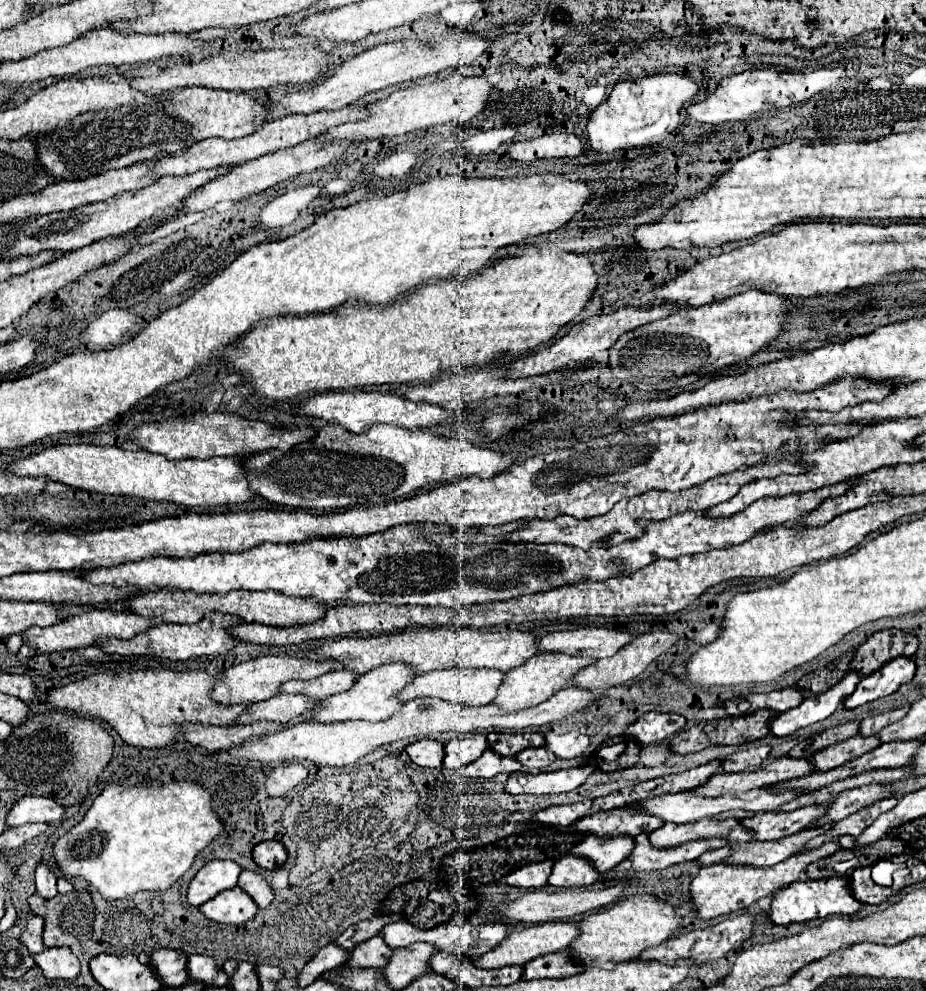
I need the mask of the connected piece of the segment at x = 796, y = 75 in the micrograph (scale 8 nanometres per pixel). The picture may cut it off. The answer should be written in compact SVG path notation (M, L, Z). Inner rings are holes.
M771 68L769 70L747 70L747 72L733 74L733 76L725 78L719 84L719 90L715 90L703 102L689 106L687 112L697 122L707 122L713 126L719 126L725 122L741 122L741 120L751 118L753 114L767 114L767 112L777 110L777 108L805 102L811 96L815 96L817 92L835 84L835 80L839 80L837 68L827 68L827 70L819 68L819 70L807 72L807 74L803 74L803 72L781 72L781 70L771 70ZM825 72L827 72L827 80L825 80Z

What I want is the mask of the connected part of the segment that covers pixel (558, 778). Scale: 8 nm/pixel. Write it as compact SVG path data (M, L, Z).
M577 766L567 770L555 770L555 772L513 772L509 774L509 780L505 782L505 790L509 794L559 794L559 792L573 792L579 788L597 766Z

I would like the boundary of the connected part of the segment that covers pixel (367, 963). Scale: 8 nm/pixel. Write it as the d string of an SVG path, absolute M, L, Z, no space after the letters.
M379 934L375 938L365 940L363 944L355 946L347 966L351 966L351 968L377 968L377 970L383 970L389 964L391 954L393 954L391 946L387 946L383 936Z

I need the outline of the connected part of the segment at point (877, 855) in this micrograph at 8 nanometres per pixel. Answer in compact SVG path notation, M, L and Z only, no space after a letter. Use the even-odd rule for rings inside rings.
M885 836L885 838L873 842L869 848L863 848L863 852L867 854L867 864L875 864L875 862L881 860L881 858L901 854L903 850L905 850L903 840L899 840L899 838L889 838L889 836Z

